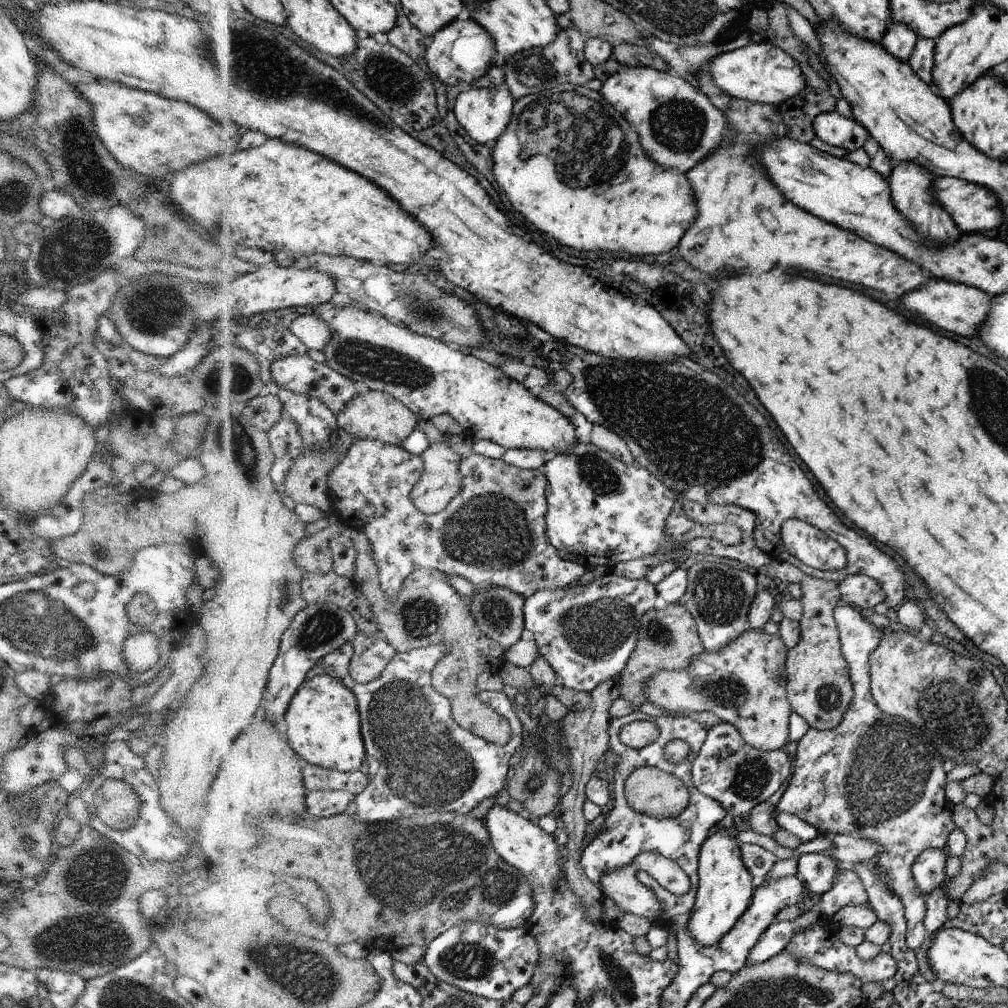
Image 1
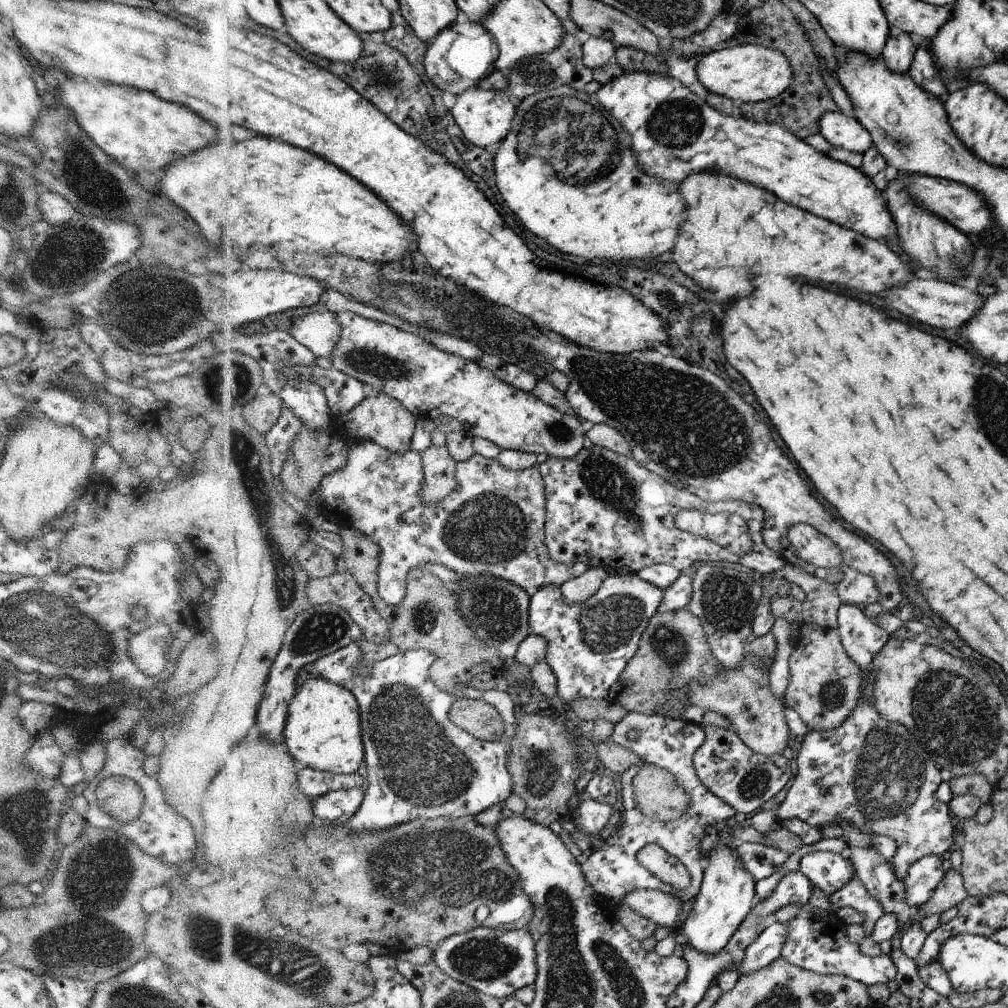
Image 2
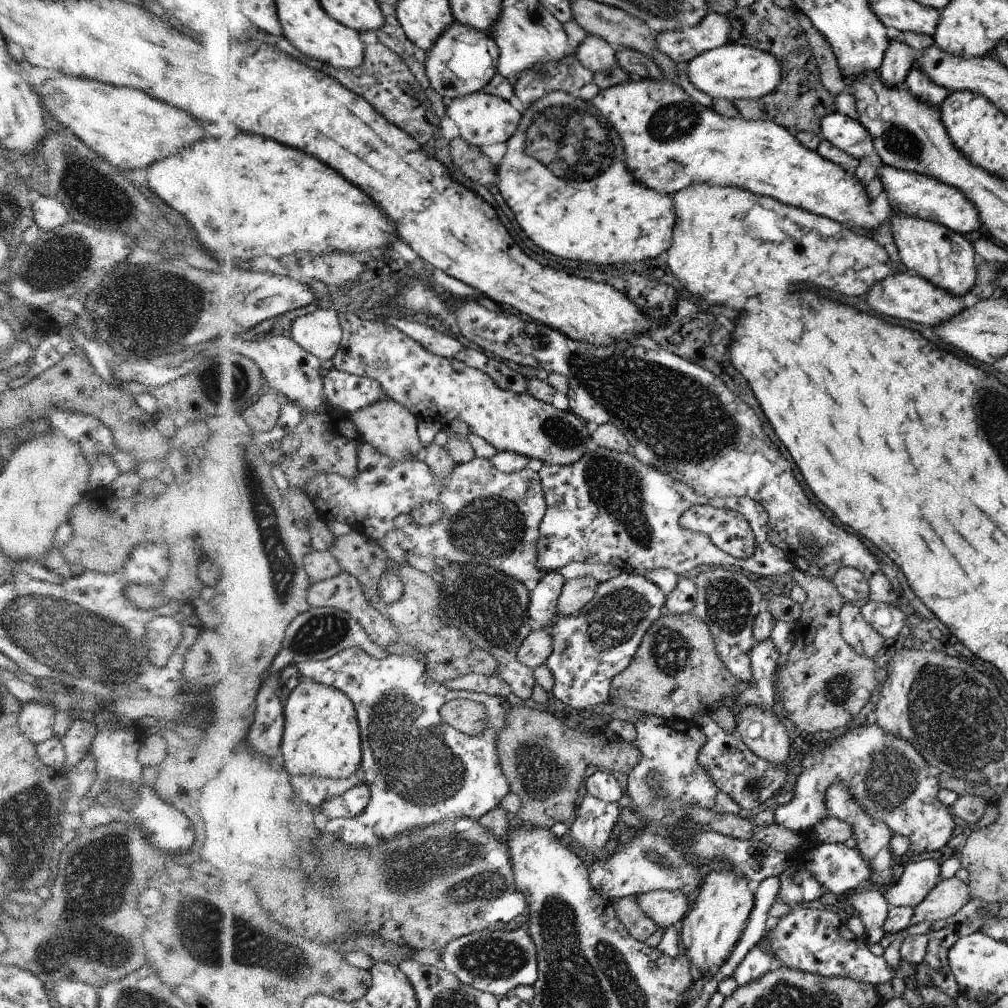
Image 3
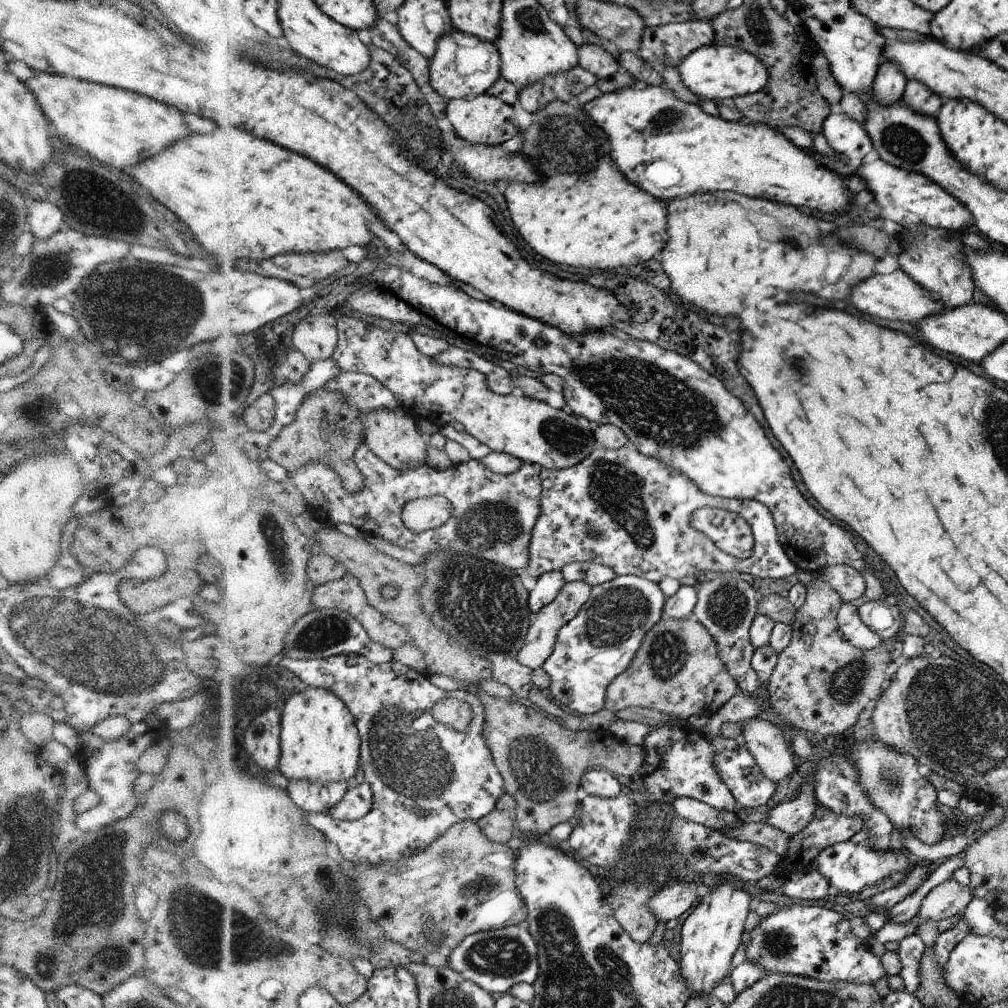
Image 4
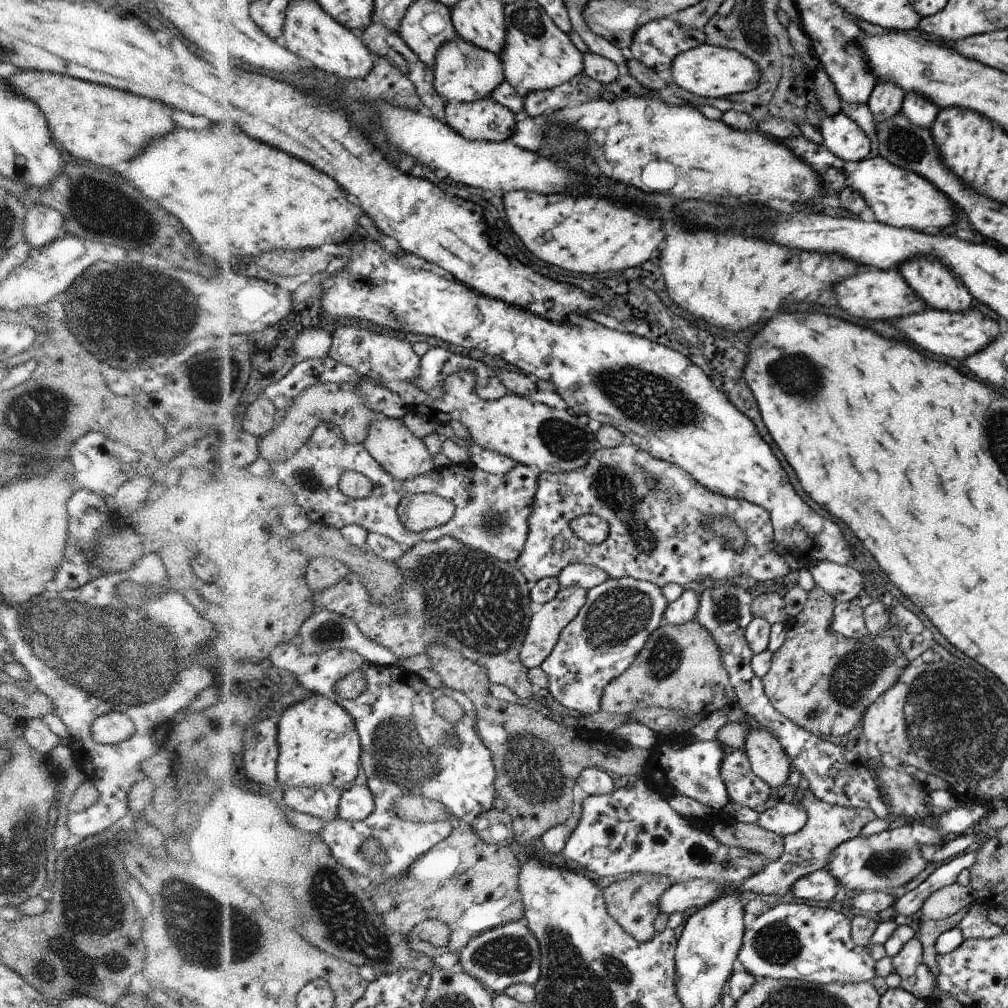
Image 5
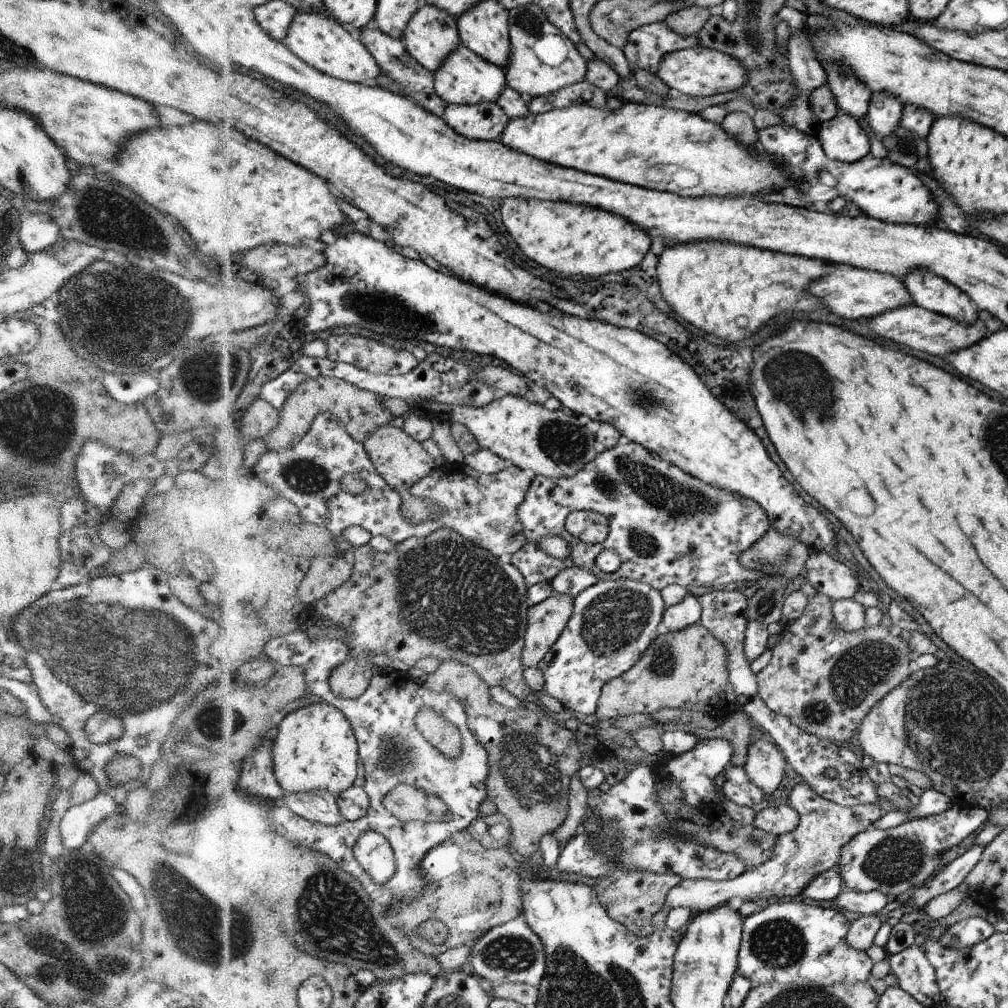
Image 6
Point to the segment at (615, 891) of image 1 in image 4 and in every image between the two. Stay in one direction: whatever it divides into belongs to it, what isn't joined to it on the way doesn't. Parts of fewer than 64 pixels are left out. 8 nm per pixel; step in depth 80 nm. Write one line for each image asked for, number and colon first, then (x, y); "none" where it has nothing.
2: (663, 909)
3: (665, 907)
4: (668, 903)

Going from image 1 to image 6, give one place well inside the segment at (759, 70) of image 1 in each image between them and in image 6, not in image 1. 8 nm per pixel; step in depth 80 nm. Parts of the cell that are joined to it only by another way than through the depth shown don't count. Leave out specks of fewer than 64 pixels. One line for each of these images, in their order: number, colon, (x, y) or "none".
2: (747, 73)
3: (734, 72)
4: (718, 72)
5: (709, 71)
6: (700, 72)

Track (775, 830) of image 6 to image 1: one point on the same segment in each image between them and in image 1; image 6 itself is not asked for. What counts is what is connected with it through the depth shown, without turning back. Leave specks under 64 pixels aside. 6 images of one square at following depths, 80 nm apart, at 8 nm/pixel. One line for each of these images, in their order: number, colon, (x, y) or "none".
1: (874, 775)
2: (874, 773)
3: (888, 776)
4: (794, 816)
5: (784, 819)

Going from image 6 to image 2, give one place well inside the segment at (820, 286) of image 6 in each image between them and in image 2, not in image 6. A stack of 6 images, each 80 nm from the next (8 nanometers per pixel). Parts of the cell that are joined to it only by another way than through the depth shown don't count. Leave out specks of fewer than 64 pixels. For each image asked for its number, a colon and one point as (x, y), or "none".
2: (936, 302)
3: (905, 296)
4: (897, 296)
5: (883, 295)

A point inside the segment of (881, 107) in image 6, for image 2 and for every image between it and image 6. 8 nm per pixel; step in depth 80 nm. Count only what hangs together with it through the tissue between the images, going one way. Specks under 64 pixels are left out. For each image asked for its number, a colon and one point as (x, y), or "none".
2: (899, 51)
3: (898, 60)
4: (889, 86)
5: (886, 99)

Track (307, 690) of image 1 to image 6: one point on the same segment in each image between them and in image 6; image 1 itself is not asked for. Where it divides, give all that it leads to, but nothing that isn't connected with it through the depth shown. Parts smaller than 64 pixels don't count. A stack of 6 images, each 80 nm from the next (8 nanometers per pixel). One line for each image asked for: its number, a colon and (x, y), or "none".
2: (325, 732)
3: (323, 738)
4: (321, 739)
5: (320, 745)
6: (315, 749)

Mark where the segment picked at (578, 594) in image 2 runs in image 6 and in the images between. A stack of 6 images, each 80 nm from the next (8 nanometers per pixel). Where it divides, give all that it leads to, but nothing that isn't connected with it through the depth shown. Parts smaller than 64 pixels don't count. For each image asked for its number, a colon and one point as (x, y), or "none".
3: (576, 593)
4: (542, 636)
5: (546, 625)
6: (546, 621)

